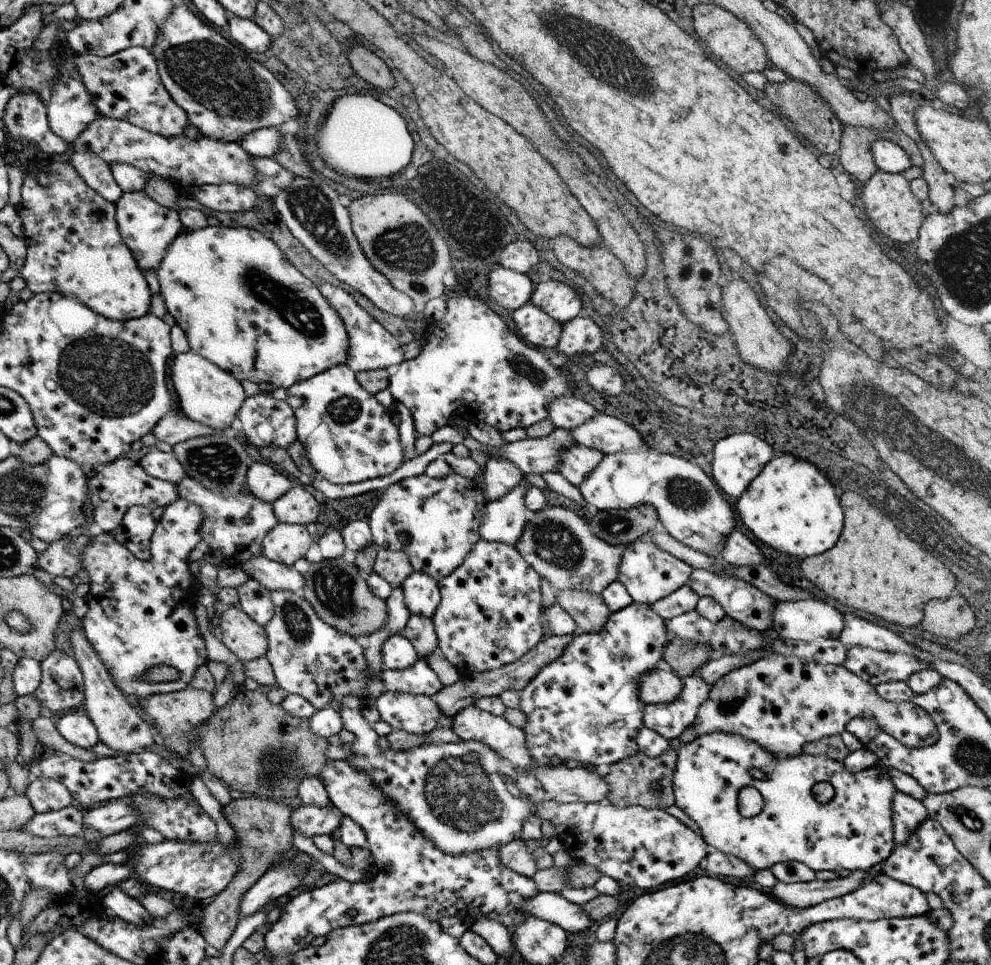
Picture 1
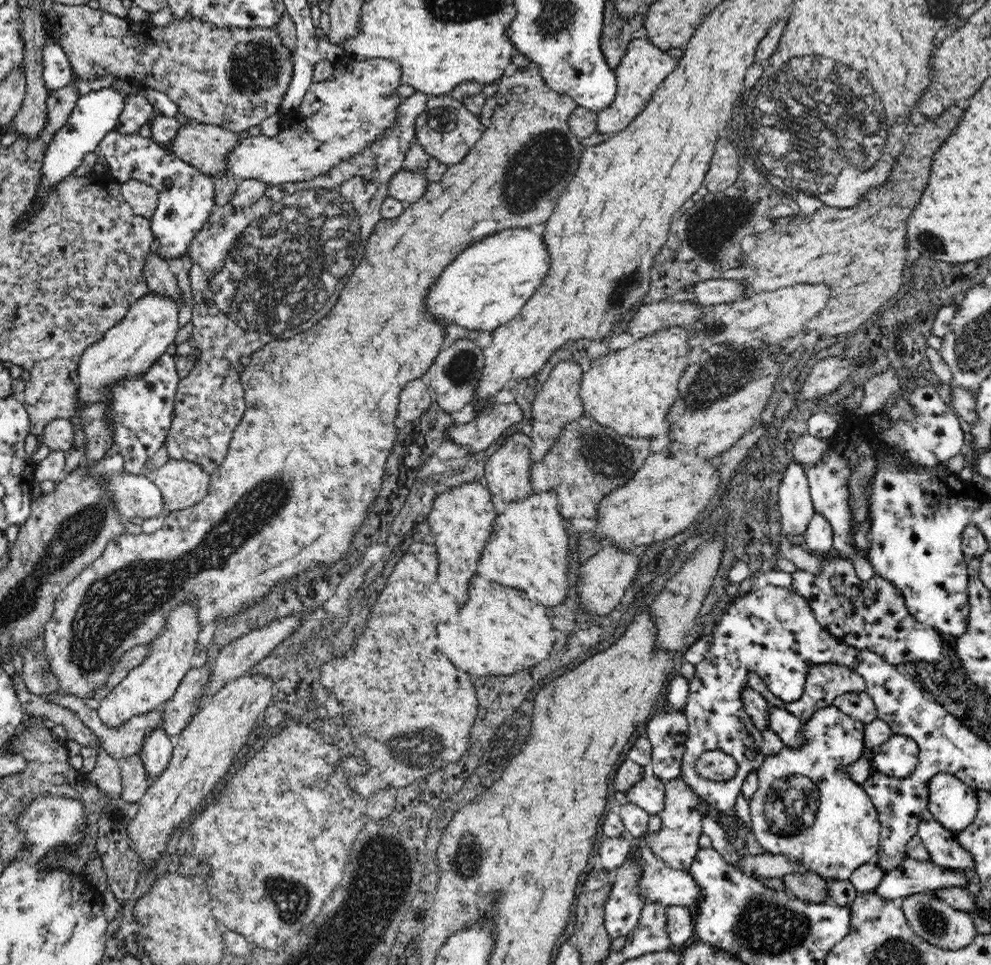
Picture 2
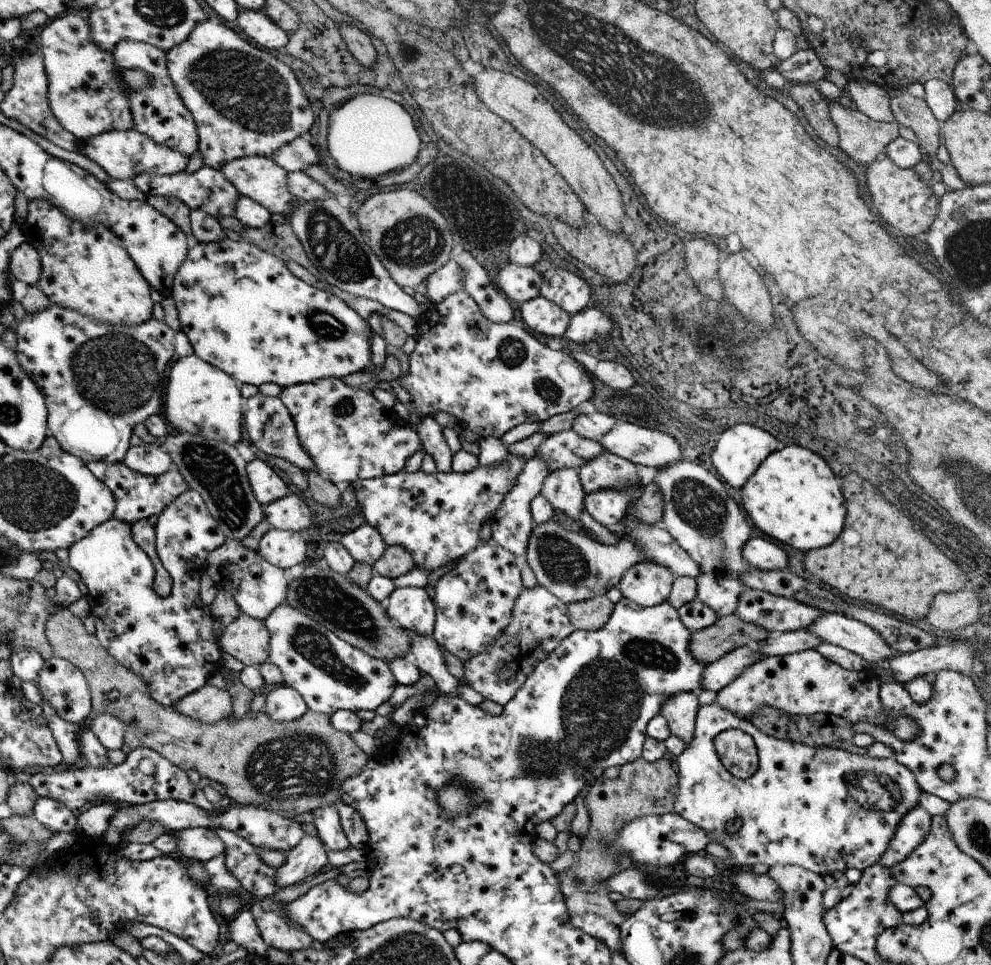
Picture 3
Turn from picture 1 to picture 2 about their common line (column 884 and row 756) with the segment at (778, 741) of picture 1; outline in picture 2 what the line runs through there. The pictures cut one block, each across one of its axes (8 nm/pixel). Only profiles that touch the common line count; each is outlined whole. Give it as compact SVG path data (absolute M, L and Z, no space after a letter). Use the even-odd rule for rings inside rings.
M711 750L700 754L696 760L696 771L703 779L724 782L734 778L738 770L736 759L721 750Z

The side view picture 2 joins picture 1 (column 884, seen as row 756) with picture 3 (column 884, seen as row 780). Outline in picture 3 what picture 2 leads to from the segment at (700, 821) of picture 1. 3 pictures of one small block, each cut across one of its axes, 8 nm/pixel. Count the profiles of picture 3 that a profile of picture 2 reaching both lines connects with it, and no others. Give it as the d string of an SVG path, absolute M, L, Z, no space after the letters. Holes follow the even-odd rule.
M716 701L707 705L700 705L696 718L695 718L695 731L694 738L691 743L683 750L680 756L677 756L678 762L678 782L679 787L677 790L676 800L674 803L675 812L678 813L682 818L685 818L689 823L695 824L700 828L703 828L714 841L722 843L730 851L728 861L732 867L752 869L755 864L763 864L772 867L774 865L798 865L802 868L808 869L809 871L815 872L816 874L825 876L835 872L845 872L848 869L858 869L864 871L865 868L871 867L881 859L881 856L888 850L889 842L892 840L894 833L896 832L897 826L900 824L902 817L906 812L910 812L914 807L919 806L919 798L923 793L923 790L919 787L916 782L914 774L911 770L900 764L894 756L883 759L874 758L870 755L859 755L844 749L837 749L834 747L815 747L814 745L807 745L806 743L797 743L789 739L779 739L774 736L770 736L761 730L758 730L749 720L743 719L731 710L727 710L723 706L720 706ZM728 729L740 729L746 731L754 739L757 753L759 756L759 769L746 780L742 780L732 776L718 758L714 739L722 731ZM728 820L740 820L742 825L737 833L734 835L728 835L725 830L726 822Z

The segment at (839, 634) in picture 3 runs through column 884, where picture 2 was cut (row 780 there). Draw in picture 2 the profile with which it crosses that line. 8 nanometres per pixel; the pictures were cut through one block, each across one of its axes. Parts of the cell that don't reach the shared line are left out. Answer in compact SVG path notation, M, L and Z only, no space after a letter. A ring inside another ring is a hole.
M651 764L644 767L644 776L626 791L630 803L643 808L649 815L659 815L664 810L665 783L655 774Z

